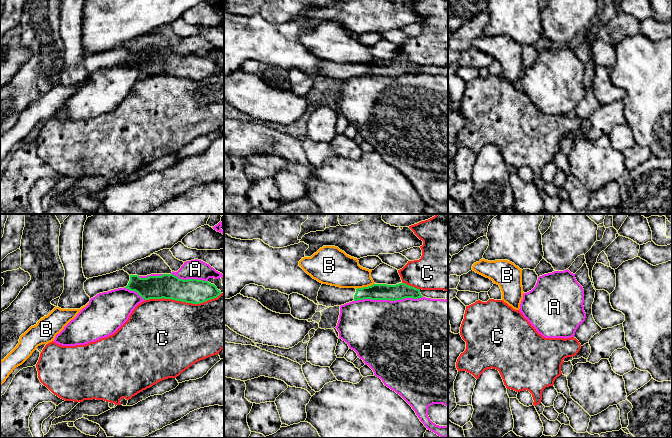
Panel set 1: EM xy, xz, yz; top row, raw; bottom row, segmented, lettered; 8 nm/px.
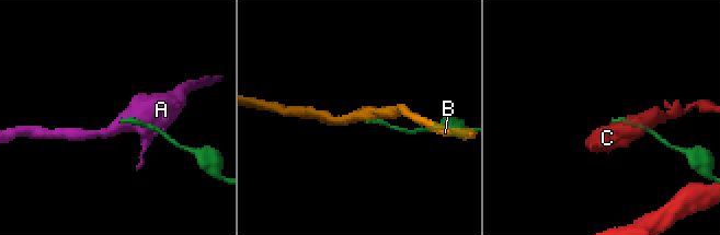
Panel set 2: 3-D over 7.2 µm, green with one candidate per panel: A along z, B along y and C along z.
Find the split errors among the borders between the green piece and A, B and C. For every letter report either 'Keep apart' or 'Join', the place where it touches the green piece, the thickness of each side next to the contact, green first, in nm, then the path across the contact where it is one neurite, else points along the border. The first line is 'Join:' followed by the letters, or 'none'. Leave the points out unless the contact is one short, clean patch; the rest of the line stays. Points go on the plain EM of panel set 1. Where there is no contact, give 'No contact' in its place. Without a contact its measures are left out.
Join: none
A: Keep apart. Touches green at xz (388, 75). Thickness 130 nm (green) against 480 nm
B: Keep apart. Touches green at xz (365, 63). Thickness 130 nm (green) against 280 nm. Boundary: xz (374, 59), (356, 65)
C: Keep apart. Touches green at xy (183, 77). Thickness 200 nm (green) against 500 nm

